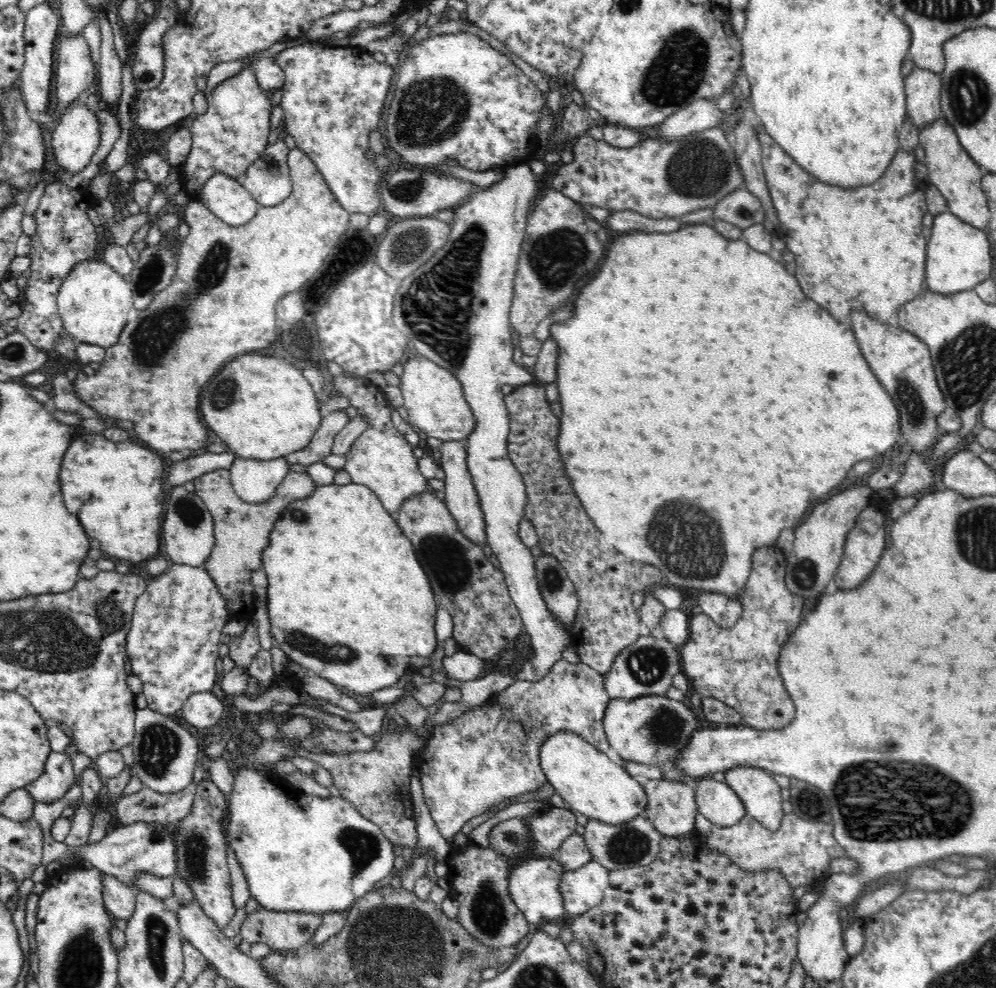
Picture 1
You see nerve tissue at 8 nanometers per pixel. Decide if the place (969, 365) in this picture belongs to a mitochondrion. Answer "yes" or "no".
yes

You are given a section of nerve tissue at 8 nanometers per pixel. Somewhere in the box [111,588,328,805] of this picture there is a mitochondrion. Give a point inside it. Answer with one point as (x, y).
(160, 746)

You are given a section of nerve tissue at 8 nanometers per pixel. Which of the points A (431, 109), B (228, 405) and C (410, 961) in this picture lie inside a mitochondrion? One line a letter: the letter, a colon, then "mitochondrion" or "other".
A: mitochondrion
B: mitochondrion
C: mitochondrion

